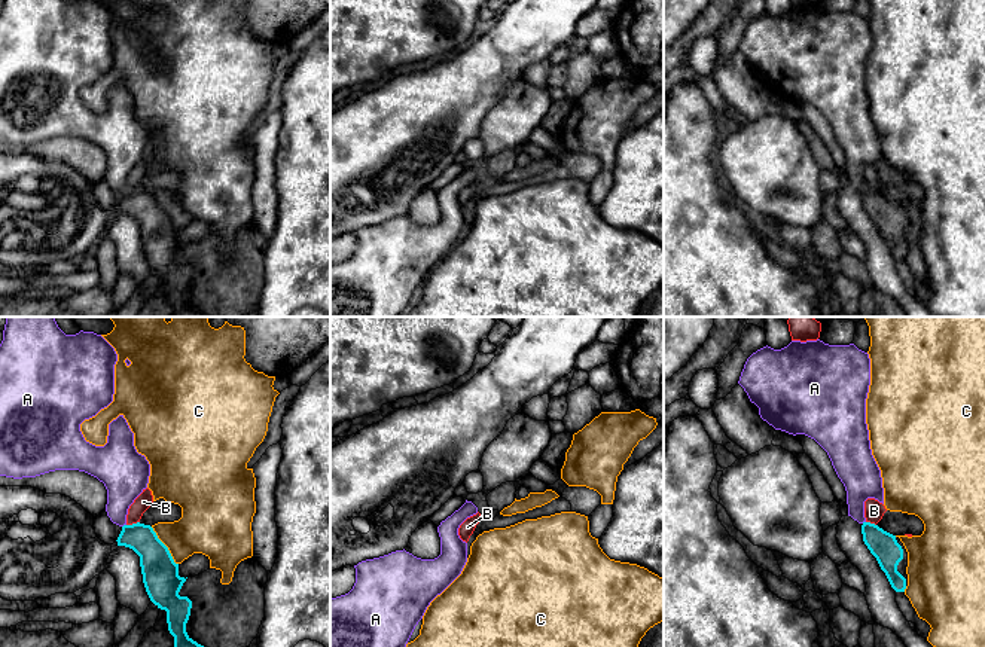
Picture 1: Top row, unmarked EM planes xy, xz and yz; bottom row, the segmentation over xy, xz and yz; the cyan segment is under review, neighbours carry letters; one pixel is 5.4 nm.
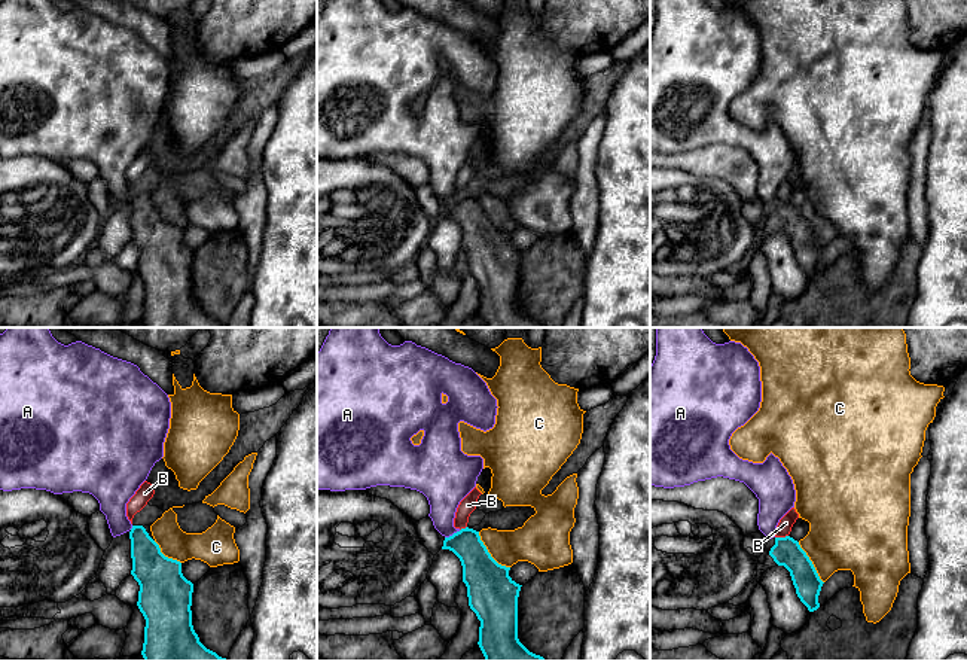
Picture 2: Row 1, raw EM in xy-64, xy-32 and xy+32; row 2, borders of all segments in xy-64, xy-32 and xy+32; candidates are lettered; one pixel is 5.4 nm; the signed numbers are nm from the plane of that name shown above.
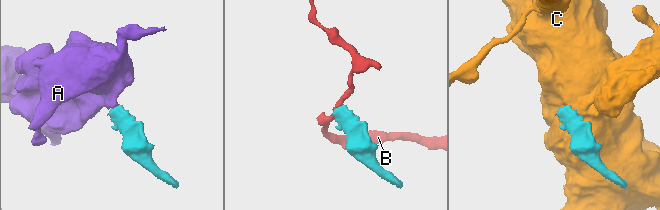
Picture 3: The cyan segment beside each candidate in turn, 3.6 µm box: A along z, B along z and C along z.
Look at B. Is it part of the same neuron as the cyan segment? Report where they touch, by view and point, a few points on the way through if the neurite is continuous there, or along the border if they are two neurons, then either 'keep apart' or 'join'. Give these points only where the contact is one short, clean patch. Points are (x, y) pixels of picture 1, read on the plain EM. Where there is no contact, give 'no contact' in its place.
meets cyan in xy at (133, 191); border along xy (139, 188), (127, 192); keep apart

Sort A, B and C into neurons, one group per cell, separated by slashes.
A / B / C

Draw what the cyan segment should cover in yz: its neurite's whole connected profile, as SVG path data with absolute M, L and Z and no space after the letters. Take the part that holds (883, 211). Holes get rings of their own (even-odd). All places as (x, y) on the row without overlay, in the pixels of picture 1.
M863 189L863 208L876 225L896 259L905 259L908 253L908 219L899 204L884 198L875 190Z

